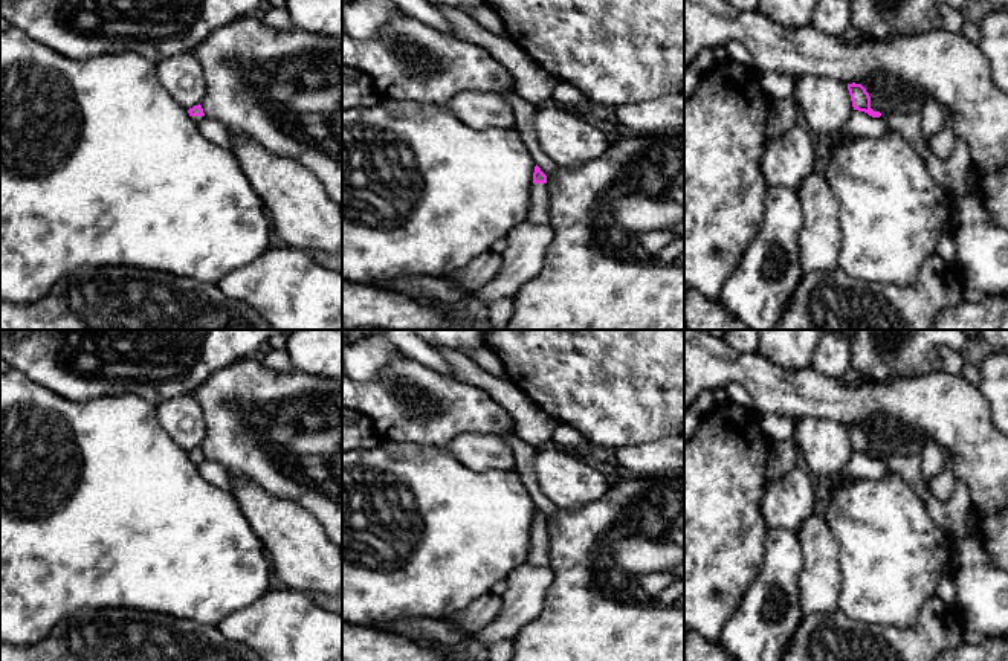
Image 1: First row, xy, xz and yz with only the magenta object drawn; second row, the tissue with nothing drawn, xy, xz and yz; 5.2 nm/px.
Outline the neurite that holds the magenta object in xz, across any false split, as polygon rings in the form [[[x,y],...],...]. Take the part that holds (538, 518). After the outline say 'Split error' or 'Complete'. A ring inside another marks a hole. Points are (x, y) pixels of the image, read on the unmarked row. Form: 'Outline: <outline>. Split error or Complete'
Outline: [[[536,507],[531,528],[531,548],[528,559],[533,565],[547,566],[550,553],[550,536],[547,530],[547,518]]]. Split error

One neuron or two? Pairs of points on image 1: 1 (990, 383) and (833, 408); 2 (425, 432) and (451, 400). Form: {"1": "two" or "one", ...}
{"1": "two", "2": "one"}

